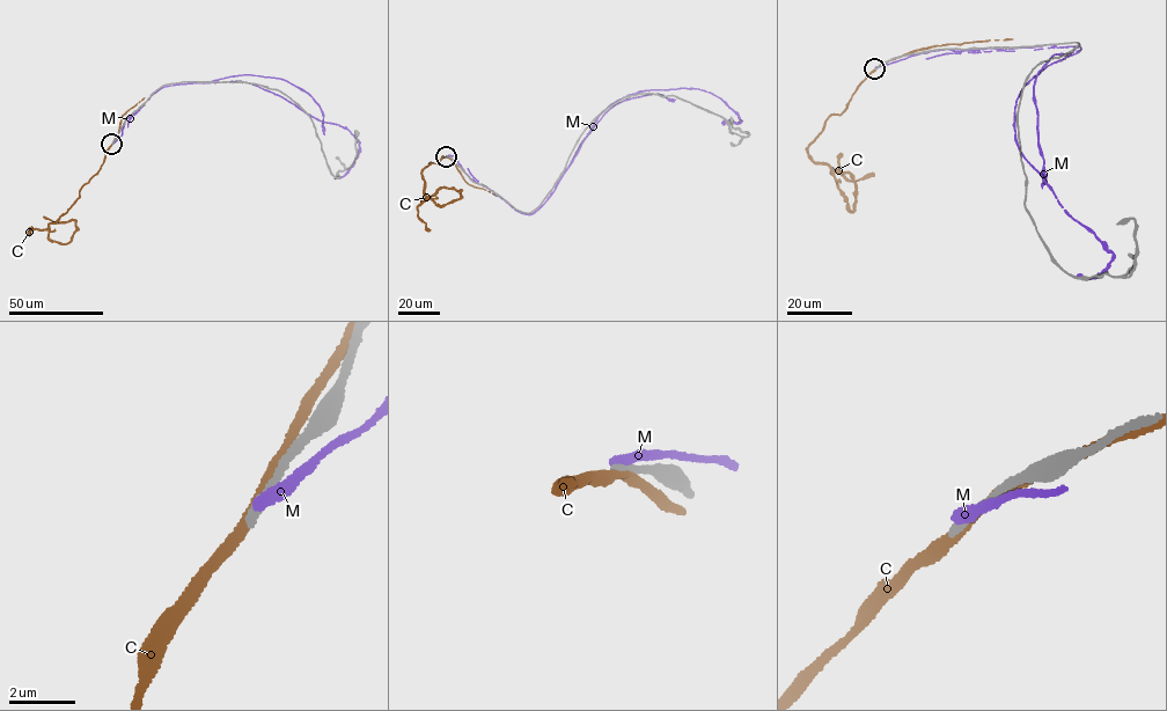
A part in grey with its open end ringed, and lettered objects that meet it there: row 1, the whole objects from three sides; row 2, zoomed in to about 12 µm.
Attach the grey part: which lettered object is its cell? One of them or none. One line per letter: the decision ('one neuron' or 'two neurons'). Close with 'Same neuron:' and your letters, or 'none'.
C: two neurons
M: two neurons
Same neuron: none

